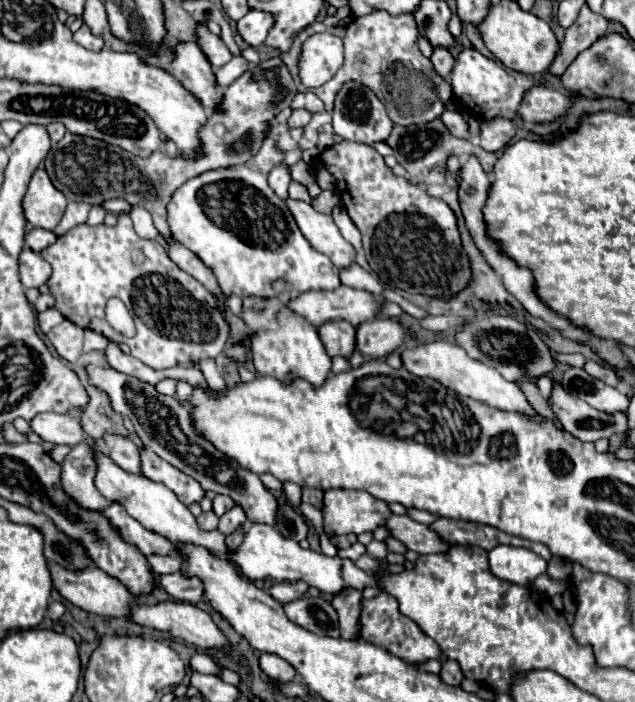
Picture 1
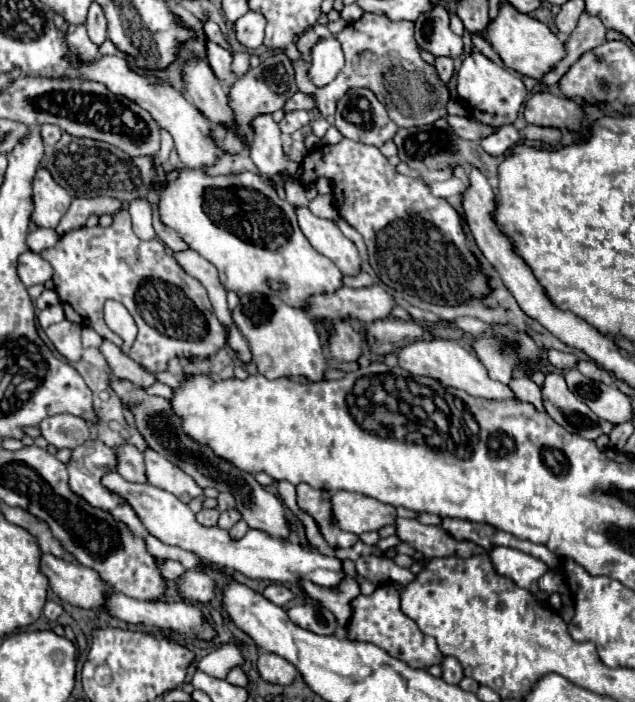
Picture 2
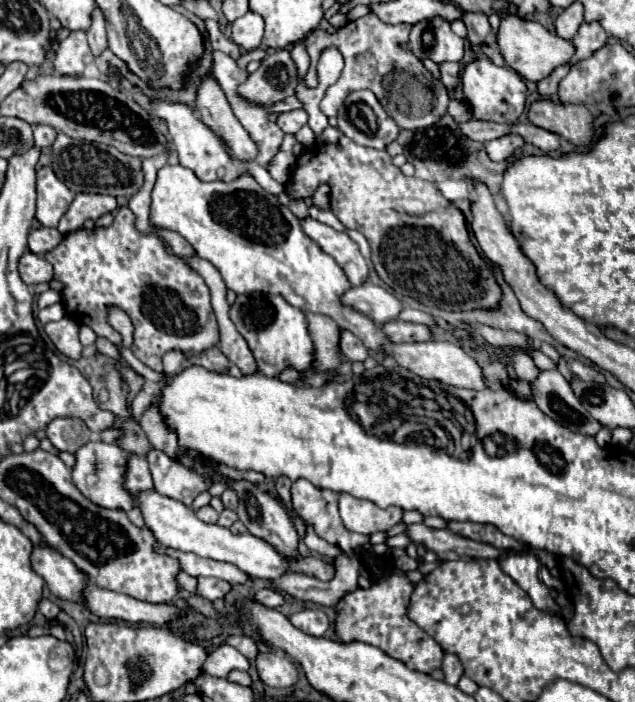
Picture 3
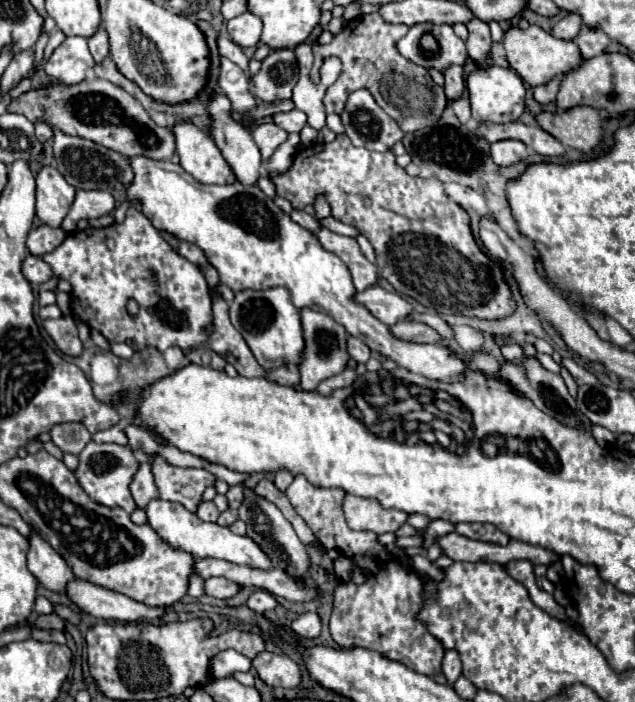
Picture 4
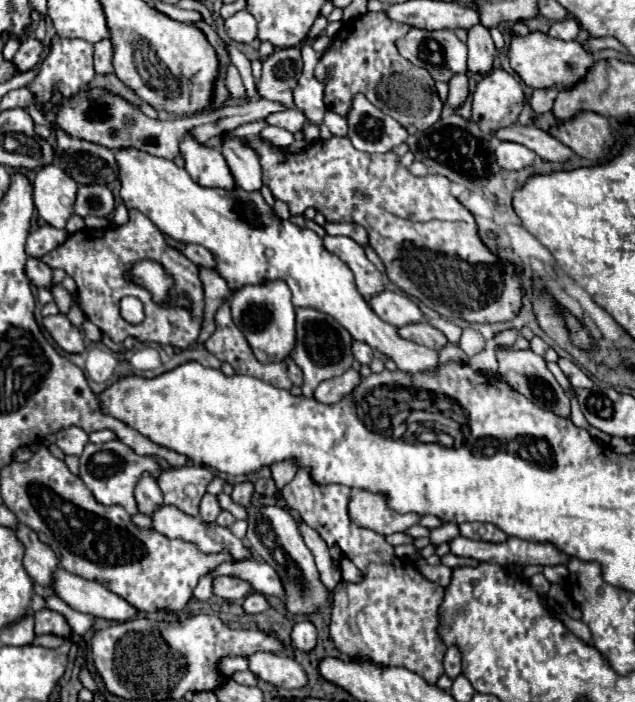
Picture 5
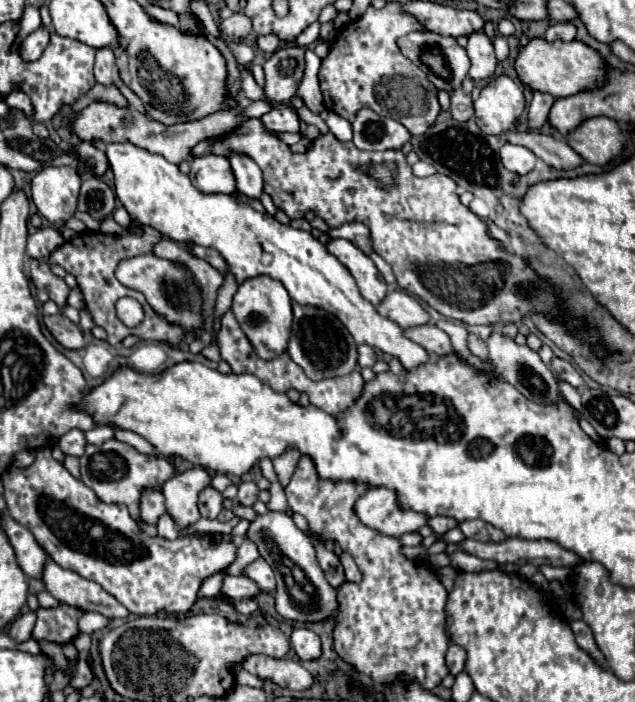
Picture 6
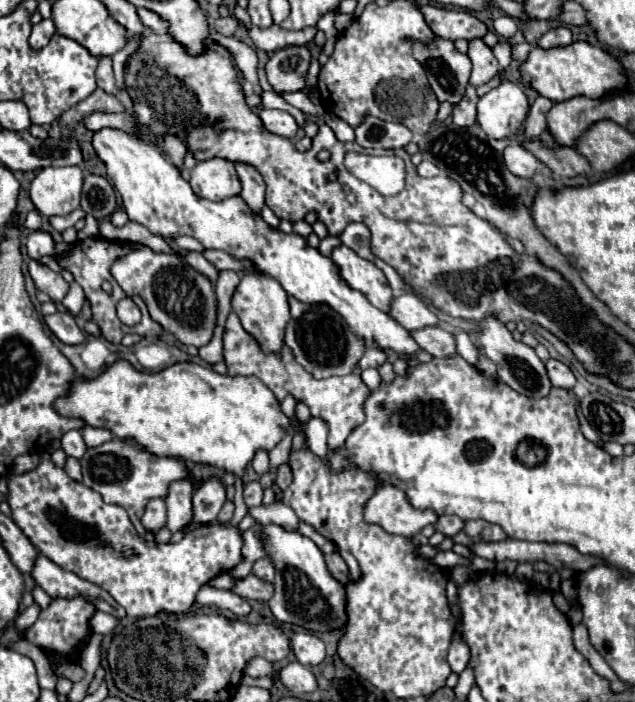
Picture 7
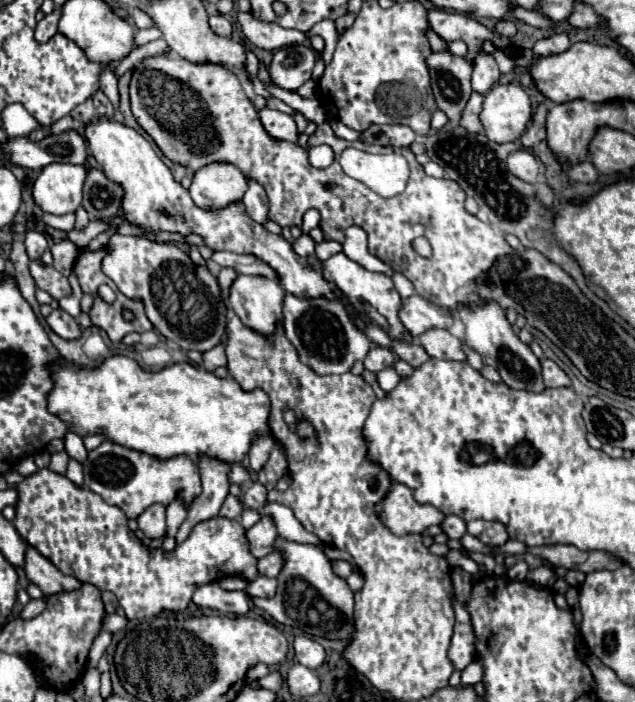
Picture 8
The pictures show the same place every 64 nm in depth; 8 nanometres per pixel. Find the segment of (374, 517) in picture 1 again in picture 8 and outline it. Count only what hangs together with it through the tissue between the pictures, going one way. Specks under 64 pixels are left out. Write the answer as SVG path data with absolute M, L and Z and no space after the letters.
M394 484L376 510L394 534L424 534L428 526L442 524L446 518L436 506L418 504L412 490L404 484Z

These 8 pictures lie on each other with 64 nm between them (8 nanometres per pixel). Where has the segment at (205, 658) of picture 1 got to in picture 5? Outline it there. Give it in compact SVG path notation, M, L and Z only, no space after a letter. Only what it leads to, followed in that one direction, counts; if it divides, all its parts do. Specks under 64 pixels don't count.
M228 656L222 660L220 670L224 676L232 676L238 670L248 670L248 660L244 656Z

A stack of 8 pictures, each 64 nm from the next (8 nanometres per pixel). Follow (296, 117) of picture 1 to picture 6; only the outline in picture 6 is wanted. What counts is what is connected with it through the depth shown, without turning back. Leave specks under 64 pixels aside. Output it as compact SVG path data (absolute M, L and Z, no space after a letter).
M290 108L266 112L266 114L262 116L262 122L264 122L266 130L270 130L270 132L274 132L274 134L298 132L298 130L300 130L300 118L298 118L298 114L292 112Z

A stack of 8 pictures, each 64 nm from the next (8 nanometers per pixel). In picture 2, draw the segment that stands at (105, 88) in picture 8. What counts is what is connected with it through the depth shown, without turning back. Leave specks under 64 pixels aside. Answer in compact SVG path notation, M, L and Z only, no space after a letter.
M92 2L92 6L90 6L88 20L86 20L86 30L88 30L90 40L94 44L102 46L102 42L106 40L106 18L104 18L102 8L96 2Z

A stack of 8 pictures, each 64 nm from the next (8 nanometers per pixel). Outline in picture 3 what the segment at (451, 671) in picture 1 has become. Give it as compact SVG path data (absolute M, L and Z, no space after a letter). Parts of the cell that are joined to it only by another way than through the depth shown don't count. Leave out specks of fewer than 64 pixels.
M444 654L444 662L442 662L442 672L446 676L448 684L458 684L460 676L462 676L462 664L458 660L456 654Z

